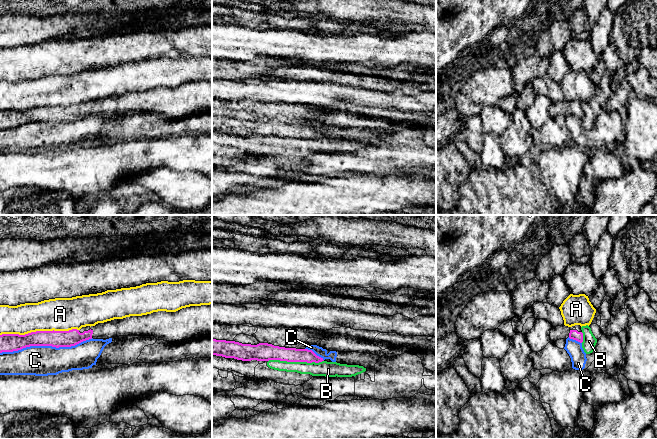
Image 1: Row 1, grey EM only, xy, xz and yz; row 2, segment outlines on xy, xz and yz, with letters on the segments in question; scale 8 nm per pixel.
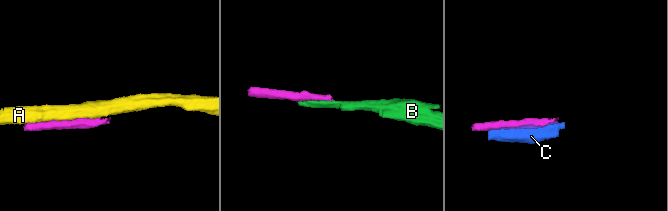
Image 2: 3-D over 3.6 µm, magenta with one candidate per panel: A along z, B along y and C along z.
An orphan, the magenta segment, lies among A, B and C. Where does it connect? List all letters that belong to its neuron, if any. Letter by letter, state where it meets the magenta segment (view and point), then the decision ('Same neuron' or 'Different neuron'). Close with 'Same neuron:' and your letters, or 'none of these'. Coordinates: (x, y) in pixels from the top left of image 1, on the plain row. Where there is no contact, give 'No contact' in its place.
A: Touches magenta at xy (39, 107). Different neuron
B: Touches magenta at xz (296, 137). Different neuron
C: Touches magenta at xy (46, 121). Different neuron
Same neuron: none of these

